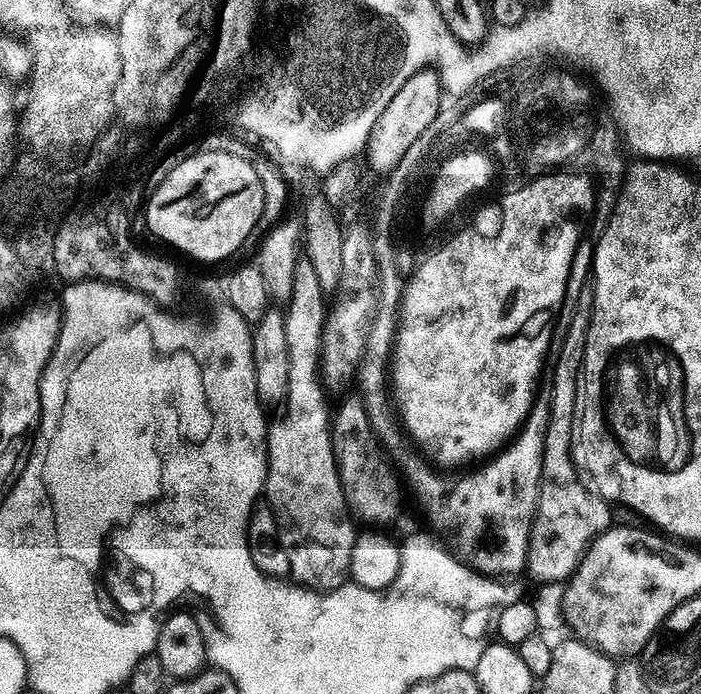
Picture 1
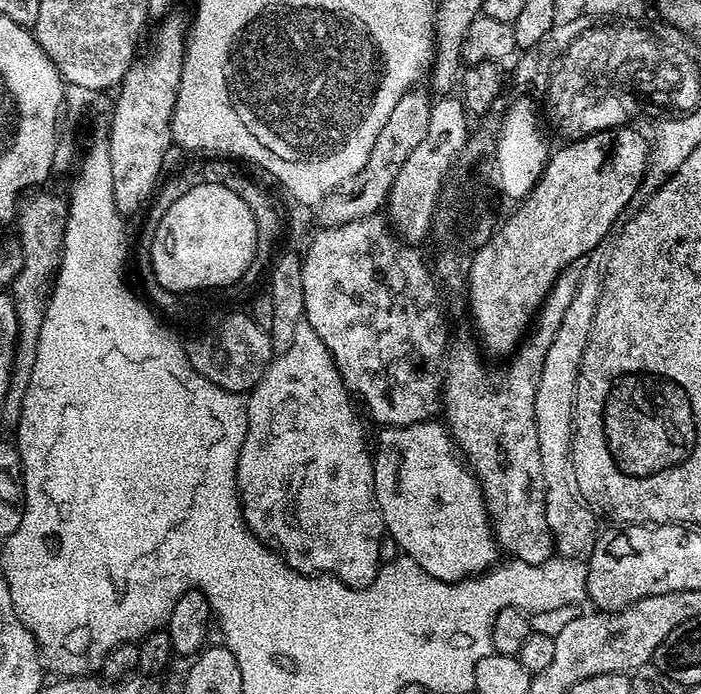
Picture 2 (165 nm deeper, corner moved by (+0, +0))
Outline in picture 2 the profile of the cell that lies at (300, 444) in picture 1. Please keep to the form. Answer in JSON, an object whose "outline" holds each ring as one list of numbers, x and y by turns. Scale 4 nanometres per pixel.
{"outline":[[307,322,299,323,293,342,284,352,279,353,269,365,264,377,256,384,247,397,248,405,248,434,240,451,240,461,236,471,236,483,240,485,240,503,244,506,244,518,249,528,261,537,273,540,271,543,278,549,279,555,296,572,305,574,327,574,335,576,352,588,366,588,381,575,380,572,380,539,385,539,386,527,384,514,376,497,376,469,374,456,368,452,368,440,364,437,364,428,352,409,353,397,350,389,340,374,340,368,332,356,332,351,326,346,324,339,316,333,316,329]]}

